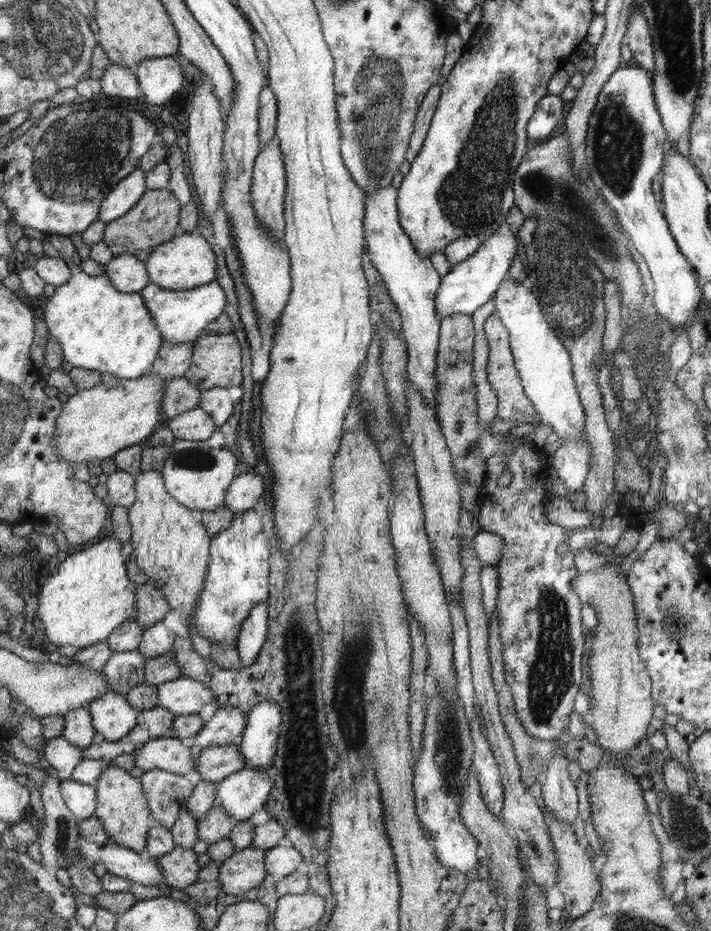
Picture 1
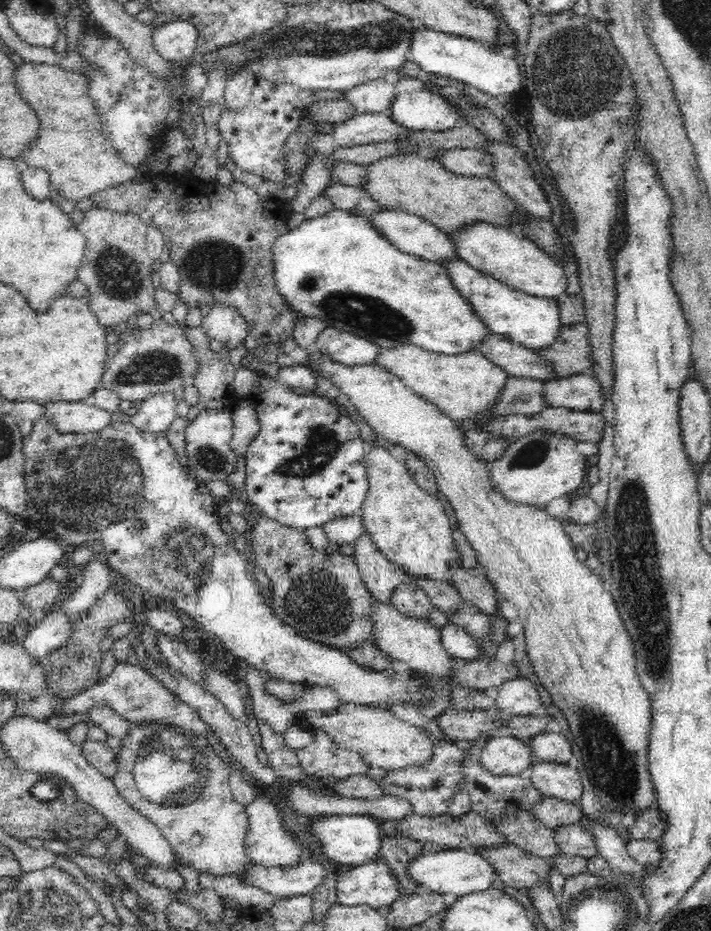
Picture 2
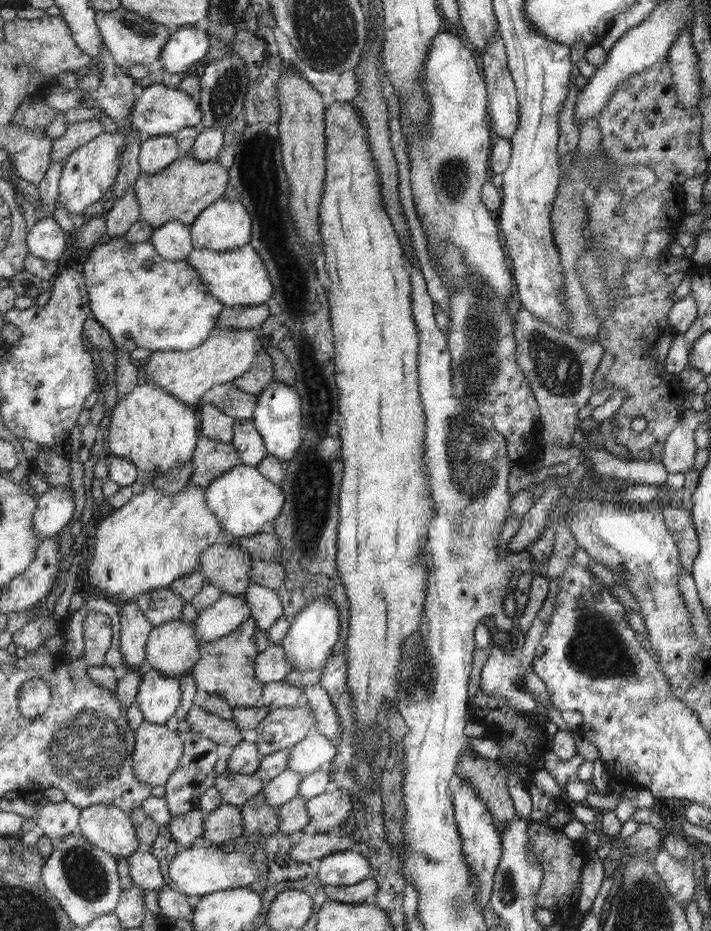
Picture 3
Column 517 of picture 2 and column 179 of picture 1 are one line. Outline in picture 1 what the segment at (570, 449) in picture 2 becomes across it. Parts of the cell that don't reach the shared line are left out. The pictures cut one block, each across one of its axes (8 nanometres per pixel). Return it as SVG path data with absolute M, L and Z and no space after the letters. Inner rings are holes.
M174 438L162 474L167 491L184 506L197 510L216 510L225 506L224 496L236 478L236 455L233 451L210 448L206 441Z

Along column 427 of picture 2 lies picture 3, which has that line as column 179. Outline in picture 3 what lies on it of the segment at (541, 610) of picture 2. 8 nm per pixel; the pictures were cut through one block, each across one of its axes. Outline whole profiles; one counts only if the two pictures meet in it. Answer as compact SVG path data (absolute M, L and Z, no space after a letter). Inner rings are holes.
M142 377L130 393L120 397L113 406L110 425L104 440L104 452L109 456L126 458L140 472L162 473L184 465L195 454L198 440L198 418L188 403L176 399L160 385L146 382Z

